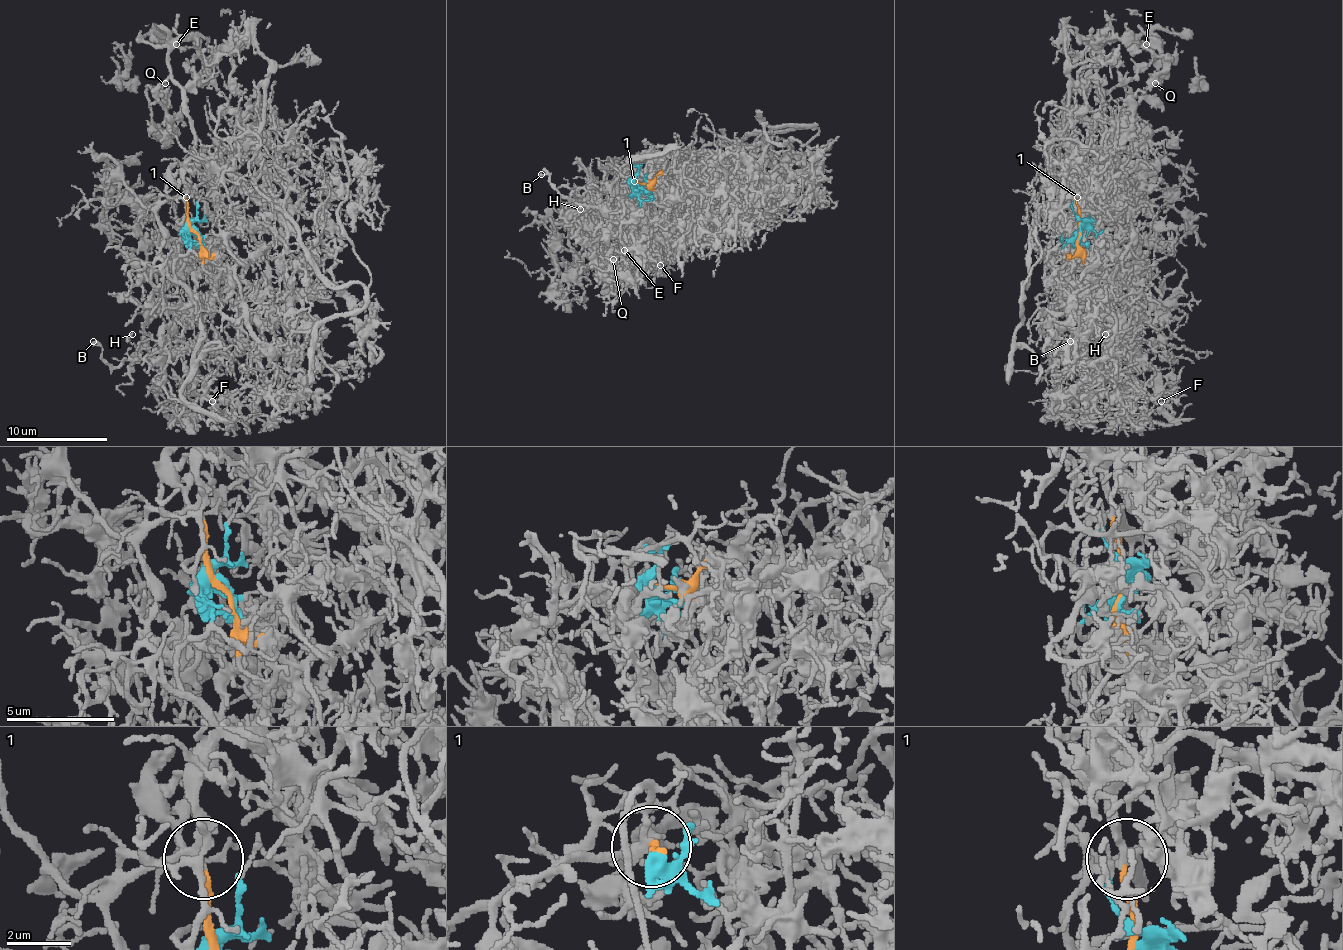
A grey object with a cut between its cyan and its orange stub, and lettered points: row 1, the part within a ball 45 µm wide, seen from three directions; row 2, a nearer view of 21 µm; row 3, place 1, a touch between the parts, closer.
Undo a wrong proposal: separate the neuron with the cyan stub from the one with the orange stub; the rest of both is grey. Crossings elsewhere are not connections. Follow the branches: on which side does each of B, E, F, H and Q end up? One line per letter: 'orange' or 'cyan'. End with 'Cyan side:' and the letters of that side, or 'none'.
B: cyan
E: orange
F: cyan
H: cyan
Q: orange
Cyan side: B, F, H

